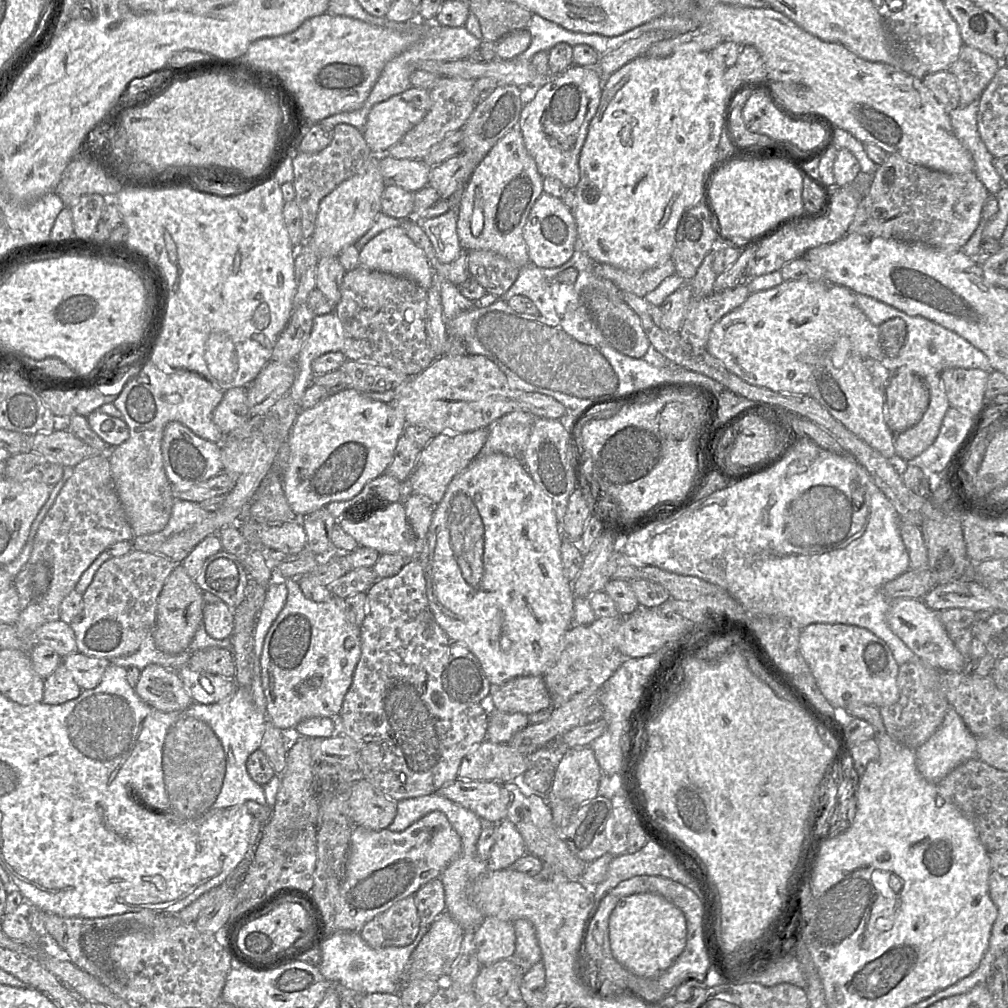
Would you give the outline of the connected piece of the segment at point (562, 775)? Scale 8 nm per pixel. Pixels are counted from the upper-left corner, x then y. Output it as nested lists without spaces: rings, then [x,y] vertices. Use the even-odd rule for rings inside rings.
[[[590,746],[571,748],[557,765],[548,795],[579,806],[598,795],[601,775]]]

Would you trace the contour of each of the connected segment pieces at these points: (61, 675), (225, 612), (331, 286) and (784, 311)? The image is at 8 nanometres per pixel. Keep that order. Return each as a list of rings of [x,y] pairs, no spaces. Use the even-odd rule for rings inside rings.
[[[61,663],[54,672],[44,680],[42,702],[47,705],[60,705],[76,699],[82,689],[74,681],[72,674]]]
[[[222,600],[207,603],[203,608],[203,624],[210,637],[227,640],[234,629],[234,610]]]
[[[338,257],[319,259],[316,274],[316,288],[336,307],[341,299],[341,286],[346,274]]]
[[[794,280],[783,281],[780,285],[769,290],[750,293],[745,302],[723,316],[712,328],[706,345],[706,350],[715,358],[723,362],[726,368],[749,384],[766,387],[775,392],[809,394],[811,388],[811,376],[815,369],[823,363],[824,357],[828,357],[834,367],[841,367],[848,356],[860,356],[882,361],[885,353],[881,347],[879,329],[861,311],[856,303],[855,293],[849,288],[827,280]]]

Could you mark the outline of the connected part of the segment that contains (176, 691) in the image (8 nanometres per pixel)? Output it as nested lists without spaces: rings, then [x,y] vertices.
[[[158,664],[141,671],[134,690],[144,703],[163,712],[183,710],[193,702],[177,671]]]

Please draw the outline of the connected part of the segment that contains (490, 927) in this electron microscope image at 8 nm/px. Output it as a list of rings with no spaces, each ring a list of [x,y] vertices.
[[[488,916],[475,931],[477,959],[481,966],[513,957],[516,945],[514,924]]]

